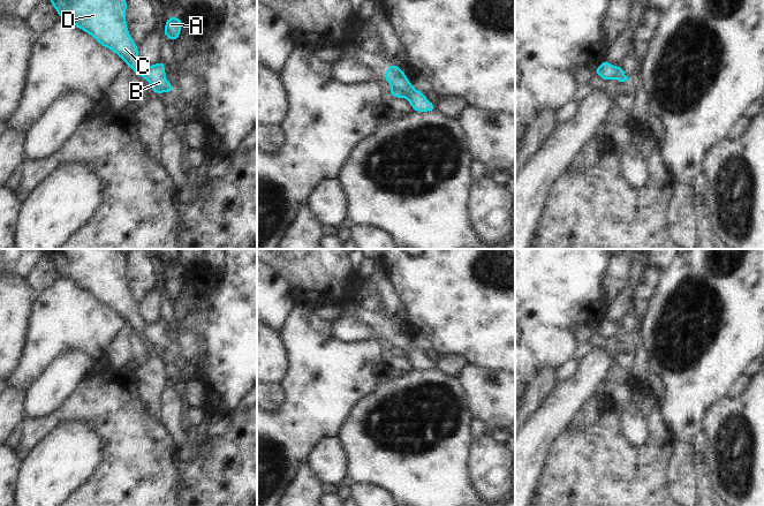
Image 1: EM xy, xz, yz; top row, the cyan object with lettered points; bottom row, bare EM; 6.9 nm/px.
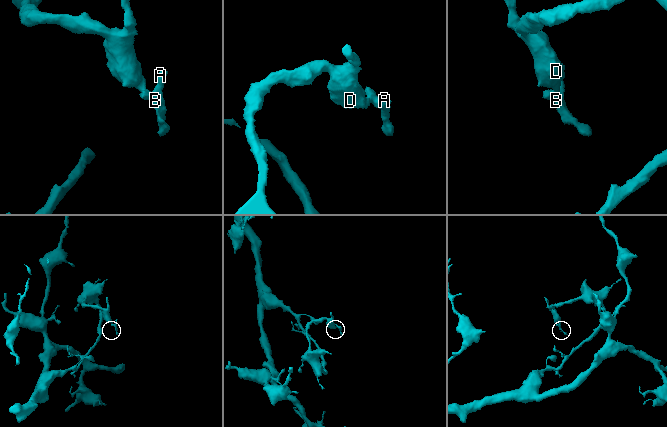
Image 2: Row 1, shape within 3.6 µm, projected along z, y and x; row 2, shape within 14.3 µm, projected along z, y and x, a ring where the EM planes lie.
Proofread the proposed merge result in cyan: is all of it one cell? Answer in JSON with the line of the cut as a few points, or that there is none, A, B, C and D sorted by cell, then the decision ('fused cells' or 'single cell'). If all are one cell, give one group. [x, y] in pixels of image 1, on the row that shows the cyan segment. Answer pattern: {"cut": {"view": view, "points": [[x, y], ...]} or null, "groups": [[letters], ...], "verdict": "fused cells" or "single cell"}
{"cut": {"view": "xz", "points": [[392, 88], [398, 88], [403, 96]]}, "groups": [["A", "B"], ["C", "D"]], "verdict": "fused cells"}

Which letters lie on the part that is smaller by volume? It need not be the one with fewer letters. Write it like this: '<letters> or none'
A, B

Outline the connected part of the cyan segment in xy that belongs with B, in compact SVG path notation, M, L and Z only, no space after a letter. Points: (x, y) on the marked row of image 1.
M159 61L152 66L145 66L141 76L149 82L152 91L159 96L162 92L174 92L174 85L167 81L165 74L165 63Z

